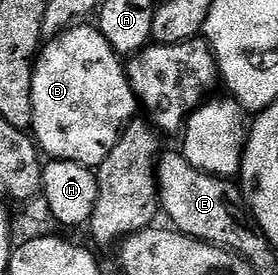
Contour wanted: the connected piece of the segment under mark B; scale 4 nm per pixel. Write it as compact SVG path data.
M74 23L68 29L50 36L40 46L31 79L31 136L46 158L96 167L103 163L111 147L115 147L121 130L134 116L135 98L129 91L127 69L122 58L107 43L100 29L85 24L89 23Z

